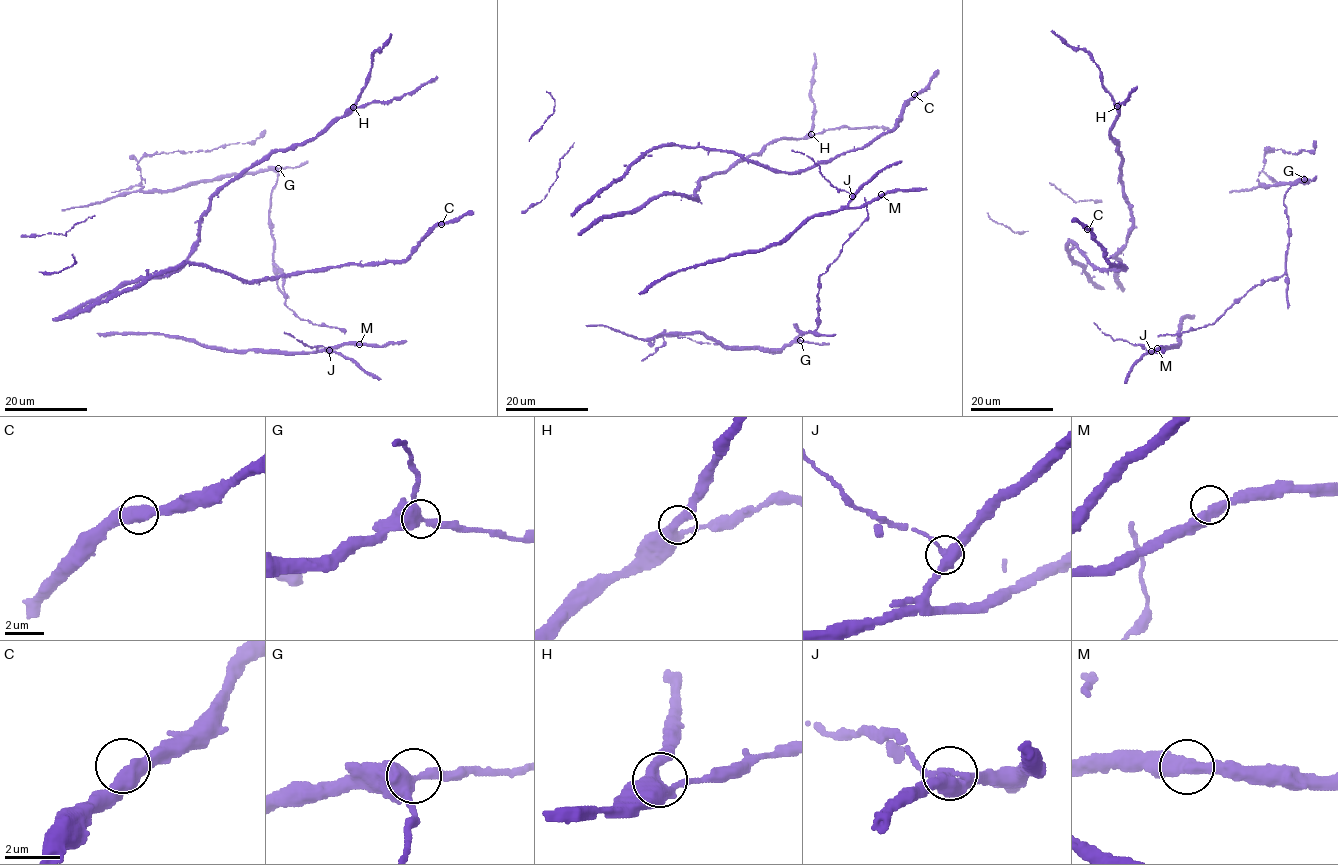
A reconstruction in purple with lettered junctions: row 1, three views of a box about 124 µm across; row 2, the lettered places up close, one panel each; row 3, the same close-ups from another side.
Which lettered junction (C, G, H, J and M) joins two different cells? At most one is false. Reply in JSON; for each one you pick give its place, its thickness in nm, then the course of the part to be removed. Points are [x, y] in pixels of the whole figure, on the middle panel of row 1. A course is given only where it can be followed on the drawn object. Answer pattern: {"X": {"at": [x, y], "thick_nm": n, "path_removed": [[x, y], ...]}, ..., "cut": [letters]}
{"J": {"at": [852, 196], "thick_nm": 400, "path_removed": [[852, 196], [834, 187], [806, 155], [791, 150]]}, "cut": ["J"]}

